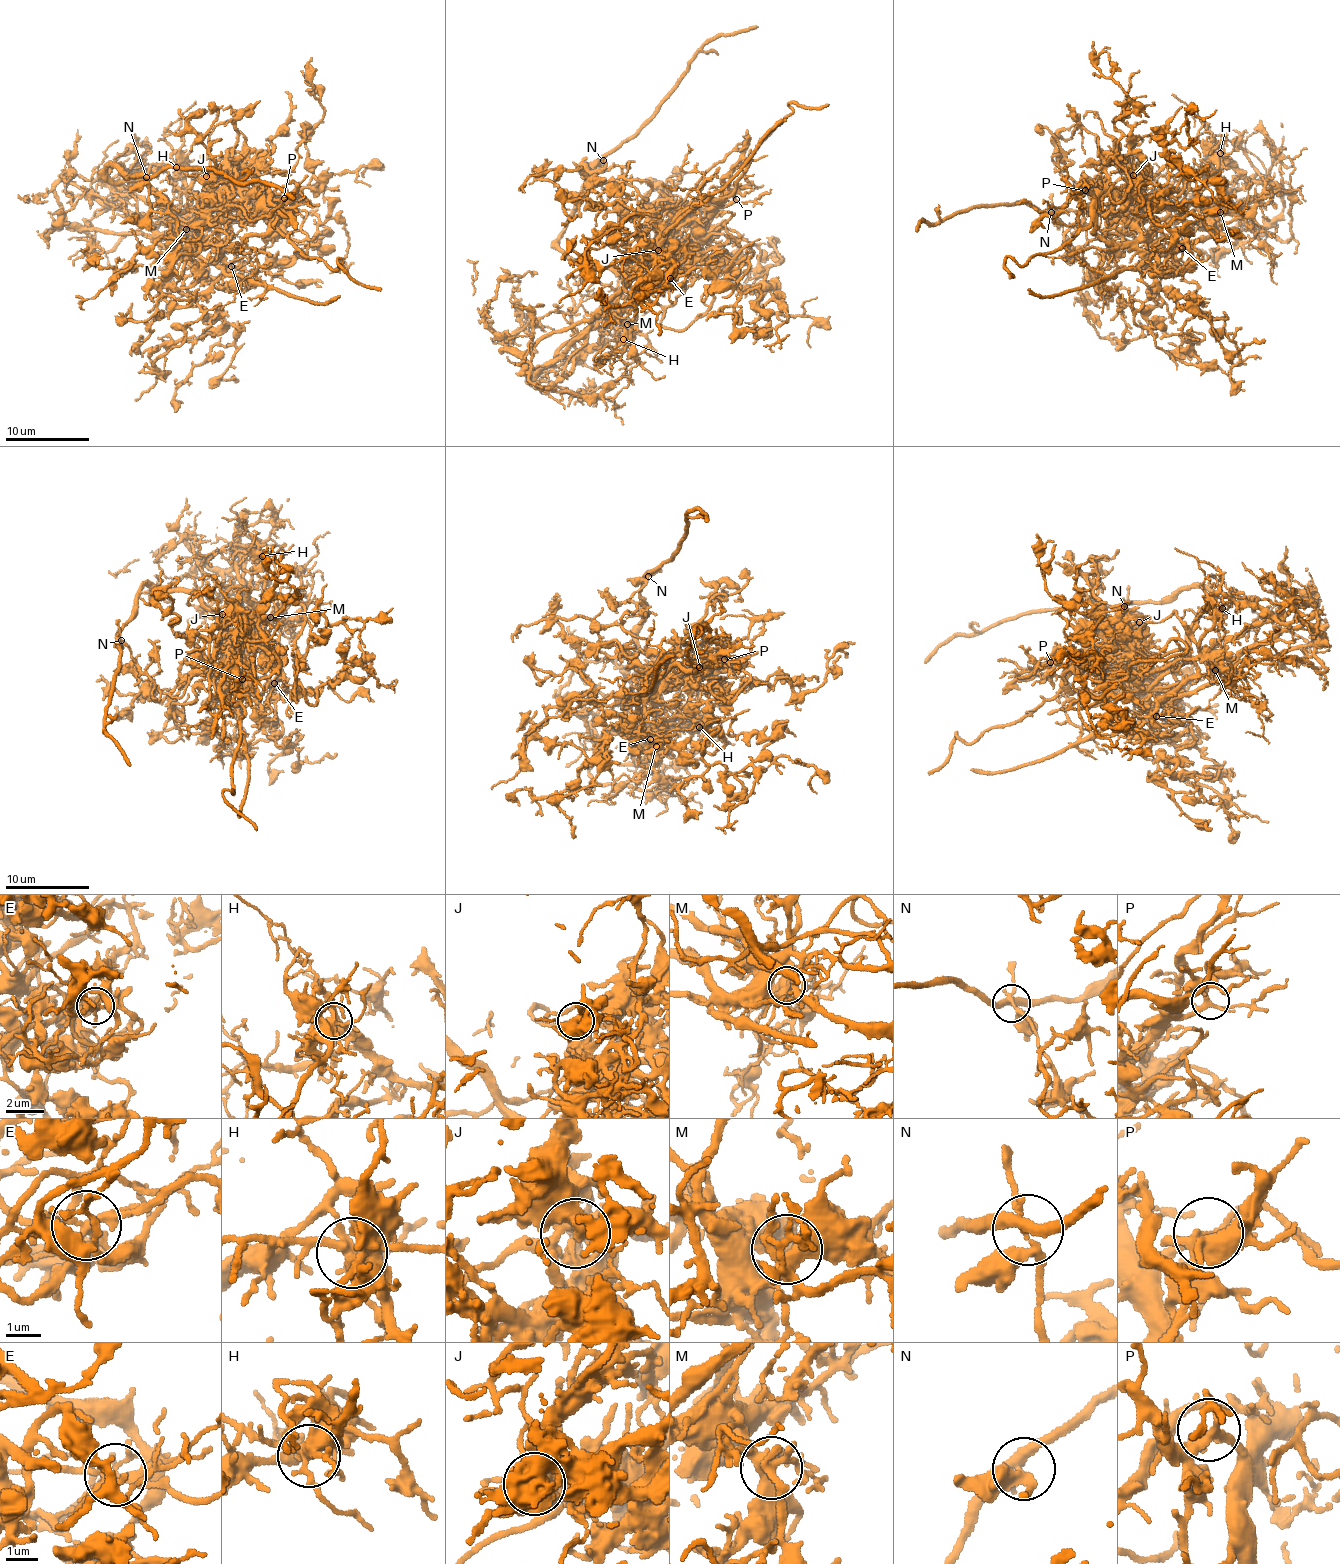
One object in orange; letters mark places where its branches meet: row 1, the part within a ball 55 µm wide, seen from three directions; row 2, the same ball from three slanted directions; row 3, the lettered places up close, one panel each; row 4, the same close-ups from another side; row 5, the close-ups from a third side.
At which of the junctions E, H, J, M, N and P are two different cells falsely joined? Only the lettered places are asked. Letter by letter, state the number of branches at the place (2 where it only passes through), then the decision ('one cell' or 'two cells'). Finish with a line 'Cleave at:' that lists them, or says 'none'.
E: branches 6; two cells
H: branches 5; two cells
J: branches 3; two cells
M: branches 7; one cell
N: branches 5; one cell
P: branches 5; one cell
Cleave at: E, H, J

